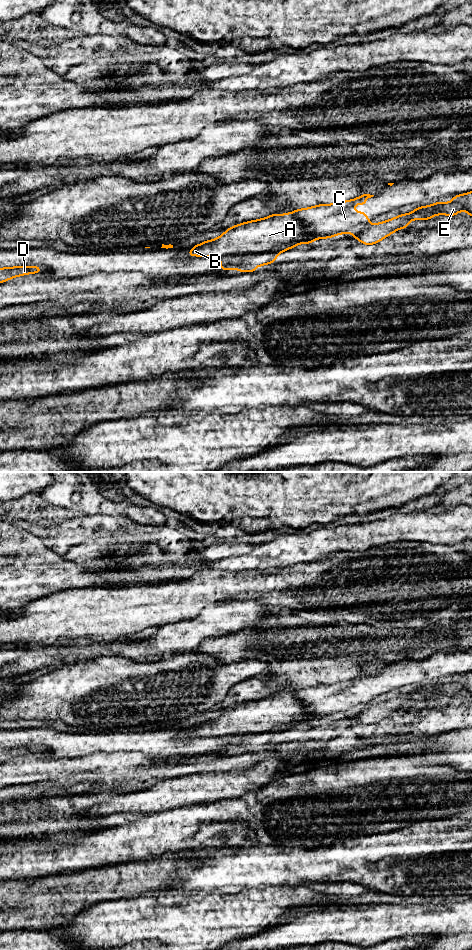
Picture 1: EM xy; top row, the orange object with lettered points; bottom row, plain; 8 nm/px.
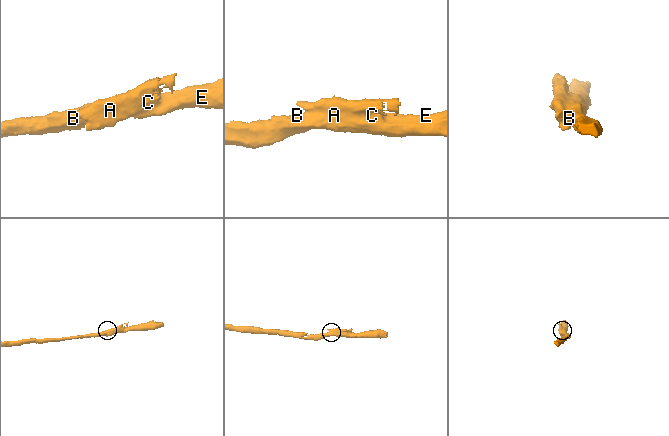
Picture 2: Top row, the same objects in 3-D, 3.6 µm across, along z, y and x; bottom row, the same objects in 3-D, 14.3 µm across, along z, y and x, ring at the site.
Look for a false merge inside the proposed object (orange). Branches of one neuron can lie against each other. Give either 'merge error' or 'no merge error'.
merge error

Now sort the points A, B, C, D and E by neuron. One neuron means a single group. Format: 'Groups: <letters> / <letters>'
Groups: A B D E / C

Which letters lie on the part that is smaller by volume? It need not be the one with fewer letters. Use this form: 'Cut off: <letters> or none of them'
Cut off: C

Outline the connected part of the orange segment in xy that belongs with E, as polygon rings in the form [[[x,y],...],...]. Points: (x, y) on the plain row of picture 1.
[[[472,671],[453,676],[451,682],[438,681],[435,684],[417,687],[408,694],[400,694],[392,699],[360,706],[351,712],[351,715],[359,720],[362,724],[371,726],[380,722],[382,719],[393,714],[396,710],[407,708],[411,700],[428,700],[435,695],[457,695],[460,691],[467,692],[472,697]]]

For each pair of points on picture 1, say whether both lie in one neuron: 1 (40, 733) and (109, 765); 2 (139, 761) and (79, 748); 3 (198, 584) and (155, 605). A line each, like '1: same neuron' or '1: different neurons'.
1: different neurons
2: different neurons
3: same neuron

